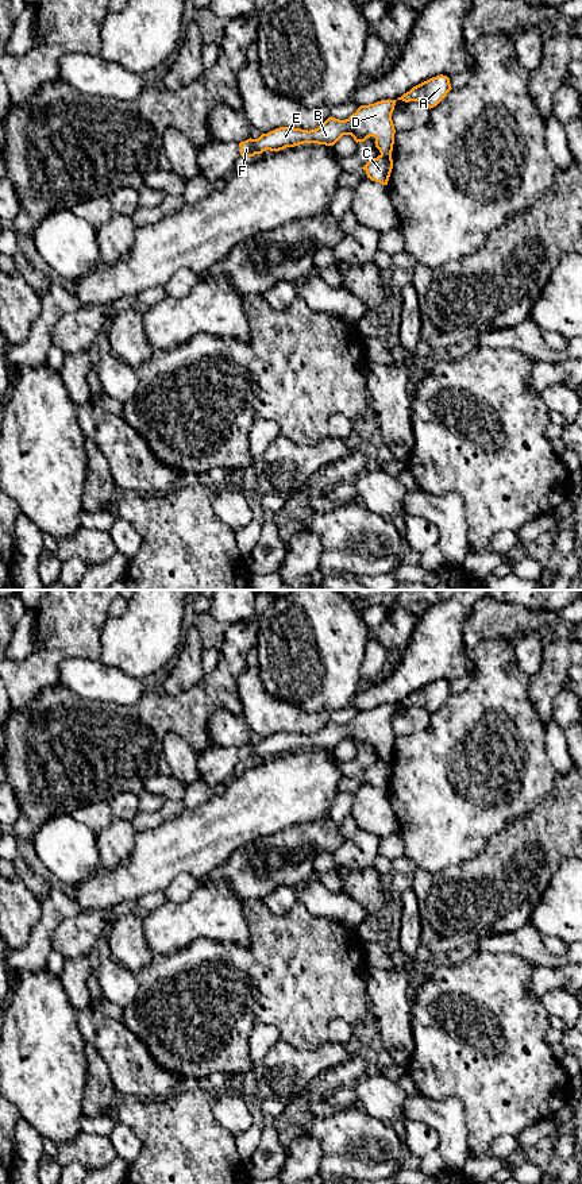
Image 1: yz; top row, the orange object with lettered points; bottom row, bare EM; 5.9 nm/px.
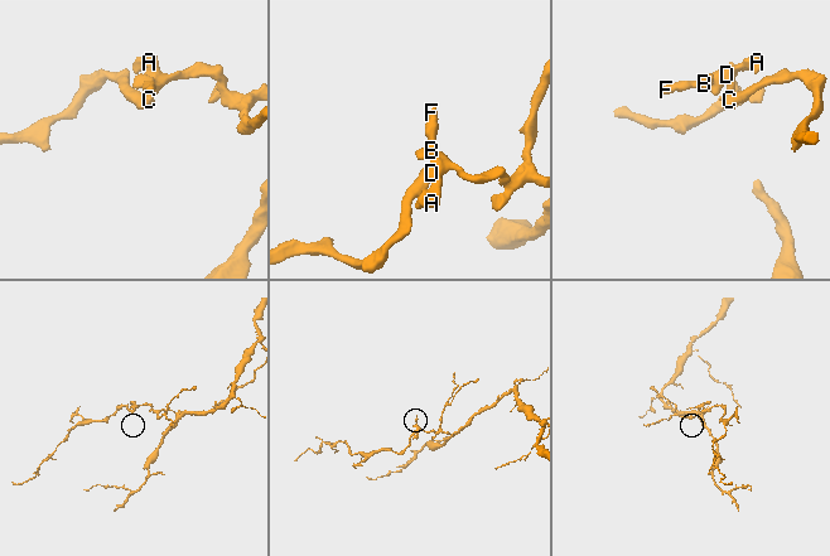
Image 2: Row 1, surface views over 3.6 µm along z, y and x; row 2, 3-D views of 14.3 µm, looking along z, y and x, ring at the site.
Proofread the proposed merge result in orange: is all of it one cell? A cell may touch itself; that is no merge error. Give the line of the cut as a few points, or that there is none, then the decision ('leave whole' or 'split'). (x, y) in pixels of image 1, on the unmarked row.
cut in yz along (381, 759), (390, 760); split

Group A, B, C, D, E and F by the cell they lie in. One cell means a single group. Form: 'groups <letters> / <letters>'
groups A B D E F / C

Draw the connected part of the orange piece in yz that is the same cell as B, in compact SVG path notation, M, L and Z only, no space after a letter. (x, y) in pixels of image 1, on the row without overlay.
M388 703L361 710L348 724L328 722L321 730L309 736L294 732L275 733L258 744L240 747L240 760L254 761L266 755L280 756L304 748L334 751L343 740L351 740L356 748L374 741L381 760L392 760L396 738L392 718L396 706Z

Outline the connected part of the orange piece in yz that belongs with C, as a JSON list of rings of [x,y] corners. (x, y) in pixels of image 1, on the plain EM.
[[[378,760],[369,765],[362,774],[371,786],[388,790],[393,774],[392,760]]]

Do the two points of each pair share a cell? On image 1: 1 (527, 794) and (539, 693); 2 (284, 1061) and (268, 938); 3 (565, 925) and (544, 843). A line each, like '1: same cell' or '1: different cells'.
1: different cells
2: different cells
3: different cells

